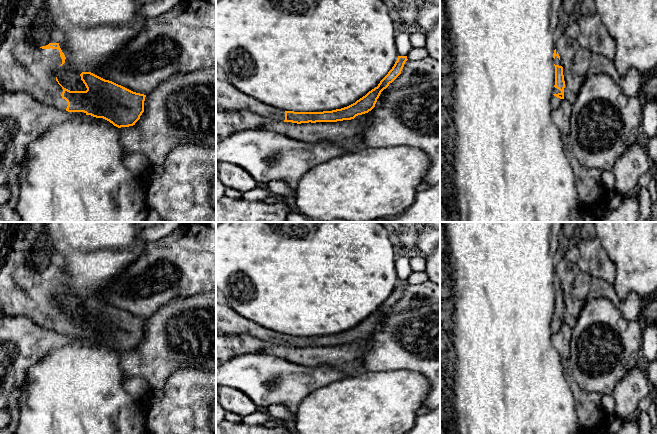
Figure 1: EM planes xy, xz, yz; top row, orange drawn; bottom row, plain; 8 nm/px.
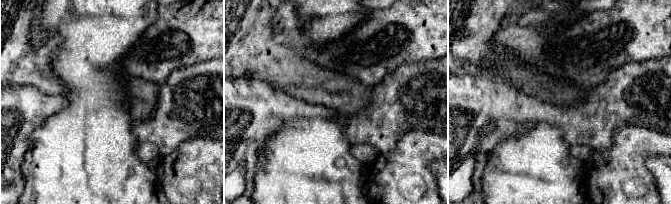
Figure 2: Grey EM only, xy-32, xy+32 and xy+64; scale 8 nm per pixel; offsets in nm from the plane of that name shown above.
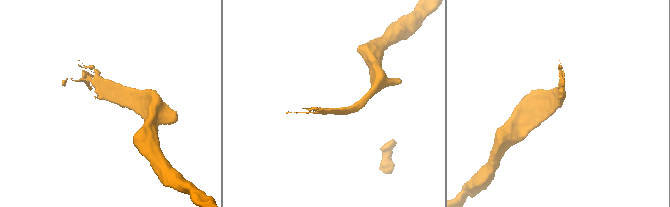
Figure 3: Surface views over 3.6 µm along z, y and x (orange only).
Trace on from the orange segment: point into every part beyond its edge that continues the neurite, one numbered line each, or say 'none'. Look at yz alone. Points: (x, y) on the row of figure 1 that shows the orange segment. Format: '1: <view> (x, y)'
1: yz (555, 102)

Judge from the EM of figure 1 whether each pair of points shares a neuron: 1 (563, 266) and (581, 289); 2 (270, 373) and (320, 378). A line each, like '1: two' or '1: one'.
1: one
2: one

